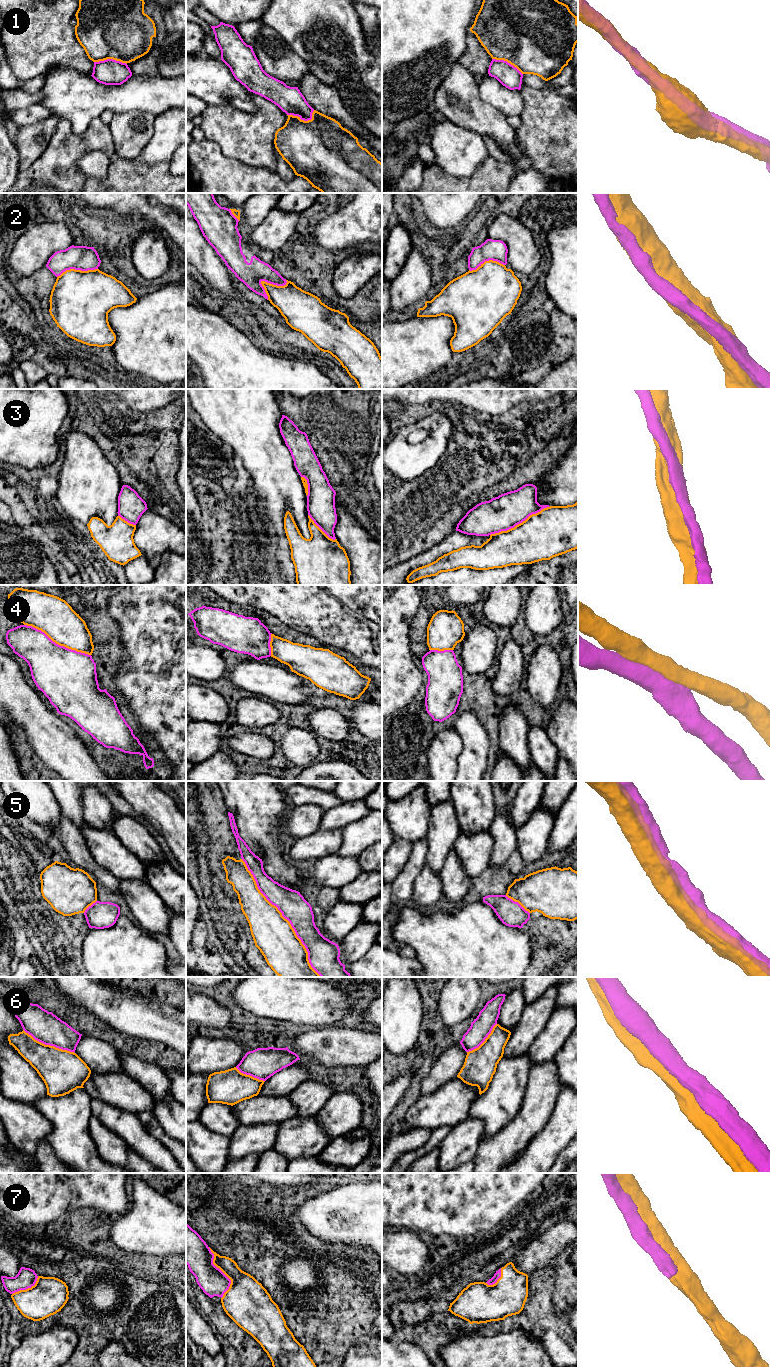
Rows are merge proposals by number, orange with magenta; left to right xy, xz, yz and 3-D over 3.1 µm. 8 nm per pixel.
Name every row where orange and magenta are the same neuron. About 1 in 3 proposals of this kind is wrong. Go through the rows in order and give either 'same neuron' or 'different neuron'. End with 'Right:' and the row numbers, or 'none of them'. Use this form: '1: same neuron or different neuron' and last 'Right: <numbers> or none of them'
1: same neuron
2: different neuron
3: same neuron
4: different neuron
5: same neuron
6: different neuron
7: same neuron
Right: 1, 3, 5, 7

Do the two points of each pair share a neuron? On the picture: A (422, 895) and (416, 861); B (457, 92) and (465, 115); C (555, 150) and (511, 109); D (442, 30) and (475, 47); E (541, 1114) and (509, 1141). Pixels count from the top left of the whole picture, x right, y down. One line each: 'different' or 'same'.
A: different
B: same
C: different
D: different
E: same

